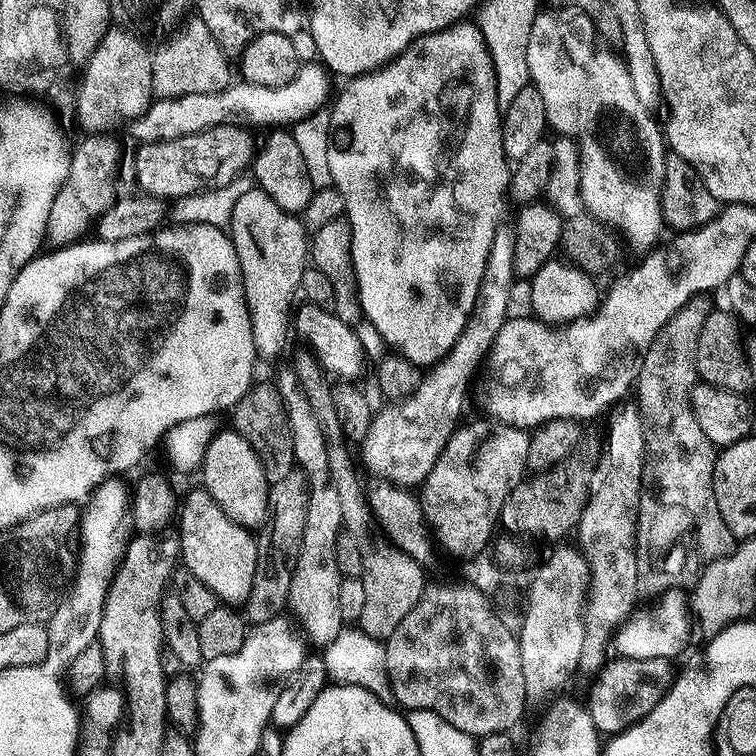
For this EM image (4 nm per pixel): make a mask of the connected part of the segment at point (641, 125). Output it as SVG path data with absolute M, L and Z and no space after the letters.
M541 10L537 12L534 18L534 26L530 30L530 42L526 42L526 66L528 67L528 78L531 87L538 90L539 97L542 98L542 106L546 108L546 118L548 119L548 128L551 131L561 132L564 136L576 140L574 145L575 151L580 157L580 203L583 211L593 219L600 221L601 224L609 229L618 231L624 235L623 243L628 243L630 247L637 248L640 254L647 253L649 249L657 243L656 239L660 236L660 231L665 231L663 206L660 205L660 196L664 190L664 157L666 155L666 136L658 125L652 121L653 113L642 106L642 102L638 102L638 94L634 94L634 85L630 82L630 74L628 67L624 65L623 59L619 55L616 56L615 51L604 50L608 52L599 52L591 40L594 40L592 23L588 16L579 14L557 14L555 11L547 12Z

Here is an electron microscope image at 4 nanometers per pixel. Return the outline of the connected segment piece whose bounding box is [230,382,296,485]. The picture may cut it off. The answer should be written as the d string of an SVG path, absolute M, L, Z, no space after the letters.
M253 383L248 393L236 403L235 408L231 409L230 416L232 416L231 427L238 434L242 434L242 438L246 438L246 442L250 442L254 454L258 454L258 458L262 462L262 470L266 470L269 485L282 482L282 478L286 478L286 474L294 471L296 459L294 458L288 415L275 383Z

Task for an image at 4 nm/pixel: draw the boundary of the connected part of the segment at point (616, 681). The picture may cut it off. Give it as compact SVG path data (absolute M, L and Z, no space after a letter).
M623 658L609 659L604 667L595 675L592 690L588 694L586 707L594 722L596 731L601 734L624 732L631 724L637 724L665 694L674 679L672 660L666 658L638 658L625 660Z

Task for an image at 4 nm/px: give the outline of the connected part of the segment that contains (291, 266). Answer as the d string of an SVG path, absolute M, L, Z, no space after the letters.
M253 186L234 204L228 233L238 254L255 352L261 361L272 360L283 352L292 332L292 302L308 262L307 229L297 215L282 210L265 191Z

